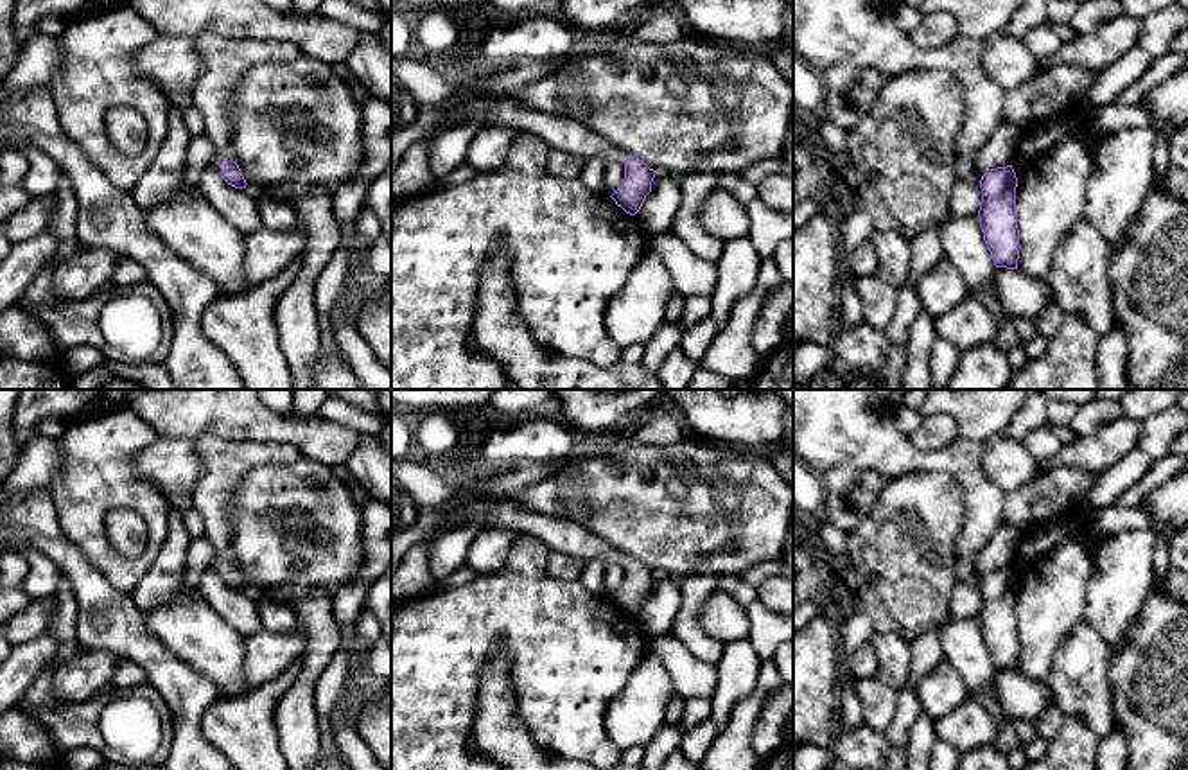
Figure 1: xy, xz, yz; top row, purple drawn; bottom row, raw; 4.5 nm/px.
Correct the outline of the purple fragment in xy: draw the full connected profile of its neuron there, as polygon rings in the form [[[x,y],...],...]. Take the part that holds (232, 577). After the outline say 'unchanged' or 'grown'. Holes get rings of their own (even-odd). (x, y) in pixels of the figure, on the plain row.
[[[215,556],[208,567],[214,569],[228,587],[246,591],[248,585],[231,558],[223,560]]]; grown

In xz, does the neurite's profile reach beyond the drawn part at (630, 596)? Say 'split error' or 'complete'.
split error

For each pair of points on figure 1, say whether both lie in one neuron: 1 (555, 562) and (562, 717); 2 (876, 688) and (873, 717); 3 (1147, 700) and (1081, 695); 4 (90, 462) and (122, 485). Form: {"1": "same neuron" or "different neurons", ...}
{"1": "different neurons", "2": "same neuron", "3": "different neurons", "4": "same neuron"}

